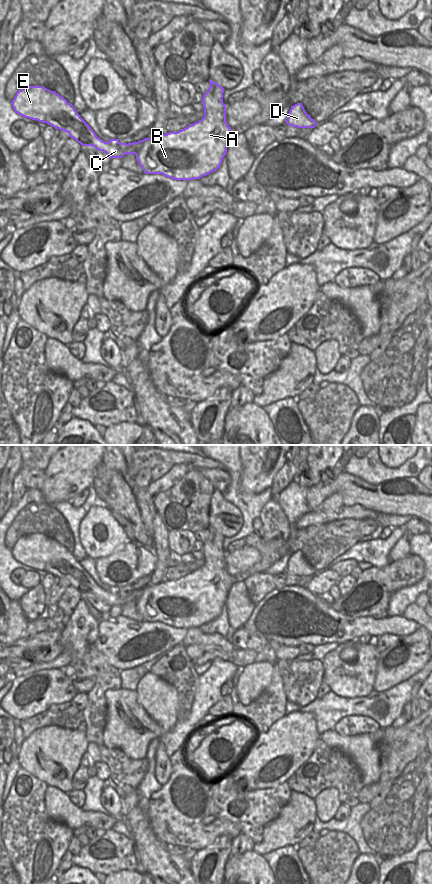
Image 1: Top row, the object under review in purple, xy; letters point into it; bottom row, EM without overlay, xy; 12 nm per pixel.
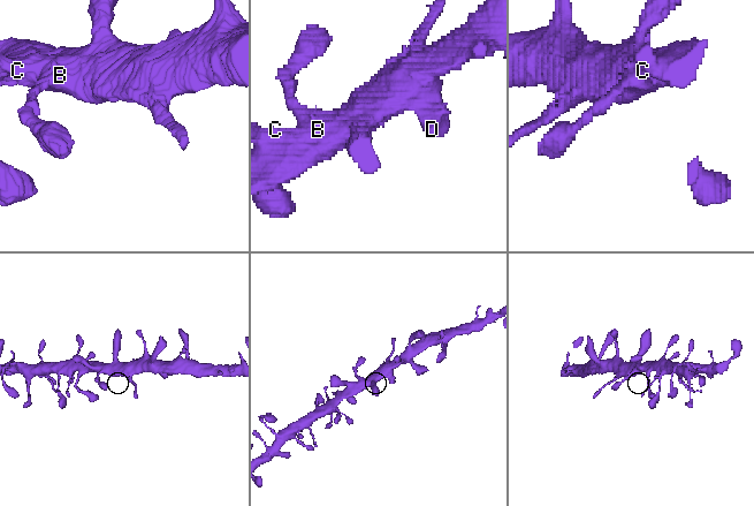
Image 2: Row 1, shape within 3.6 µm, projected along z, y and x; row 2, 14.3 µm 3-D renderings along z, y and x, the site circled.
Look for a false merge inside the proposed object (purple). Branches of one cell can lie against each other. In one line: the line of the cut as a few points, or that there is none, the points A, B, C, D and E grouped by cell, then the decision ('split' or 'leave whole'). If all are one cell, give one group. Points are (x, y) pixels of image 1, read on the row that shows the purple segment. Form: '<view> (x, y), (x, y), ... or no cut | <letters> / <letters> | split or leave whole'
no cut | A B C D E | leave whole

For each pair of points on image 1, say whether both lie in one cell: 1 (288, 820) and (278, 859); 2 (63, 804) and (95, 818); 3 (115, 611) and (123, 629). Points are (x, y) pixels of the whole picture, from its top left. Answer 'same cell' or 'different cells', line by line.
1: different cells
2: same cell
3: different cells

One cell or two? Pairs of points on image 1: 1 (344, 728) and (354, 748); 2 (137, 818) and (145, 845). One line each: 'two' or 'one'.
1: two
2: one

